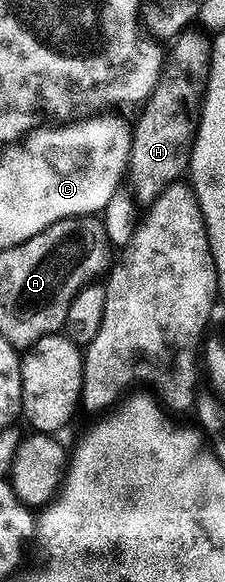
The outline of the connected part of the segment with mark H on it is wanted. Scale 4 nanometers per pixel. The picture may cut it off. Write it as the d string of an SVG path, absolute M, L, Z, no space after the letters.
M179 59L174 63L172 60L171 65L177 68L173 81L164 82L149 97L140 110L137 125L132 126L127 189L133 201L141 207L151 206L166 187L186 176L189 156L193 153L193 139L197 136L197 121L201 118L206 78L195 76Z

